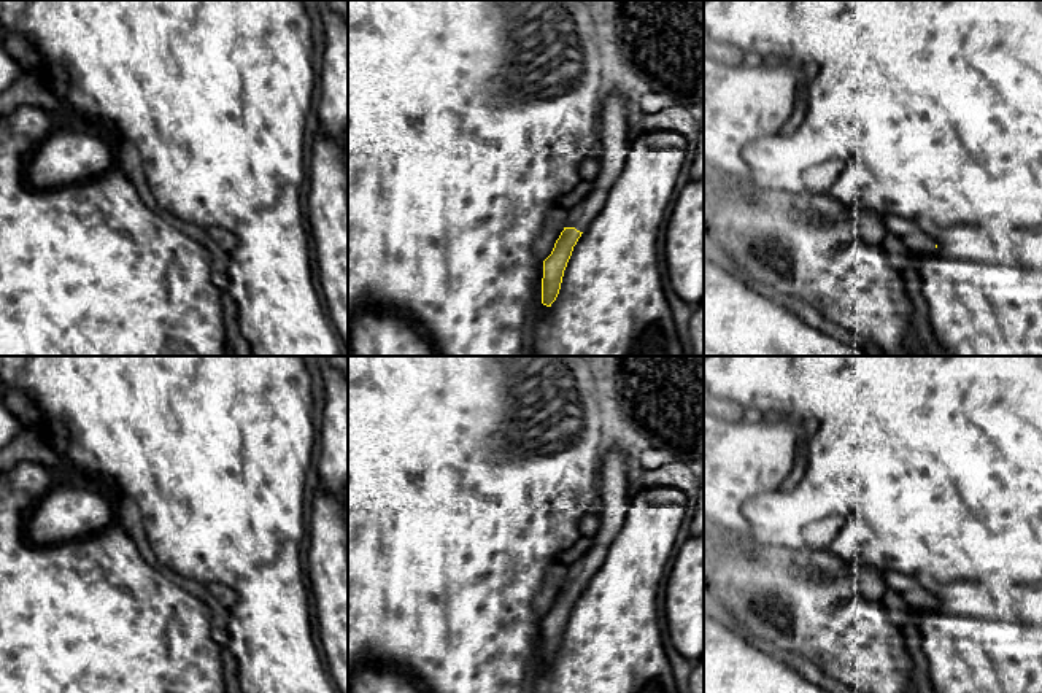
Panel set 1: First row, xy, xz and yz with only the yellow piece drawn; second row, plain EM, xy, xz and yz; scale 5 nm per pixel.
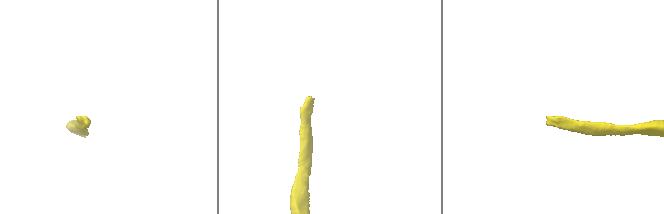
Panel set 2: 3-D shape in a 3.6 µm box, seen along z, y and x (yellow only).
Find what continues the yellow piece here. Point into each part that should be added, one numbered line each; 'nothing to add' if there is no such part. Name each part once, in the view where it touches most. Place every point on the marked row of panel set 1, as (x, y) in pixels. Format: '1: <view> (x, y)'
1: xz (613, 143)

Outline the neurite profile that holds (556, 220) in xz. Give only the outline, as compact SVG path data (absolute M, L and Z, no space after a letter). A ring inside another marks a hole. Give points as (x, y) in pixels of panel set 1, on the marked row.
M556 205L548 211L543 230L534 240L535 256L545 261L551 254L556 240L559 238L561 232L567 227L567 221L569 210L564 210L562 207Z

